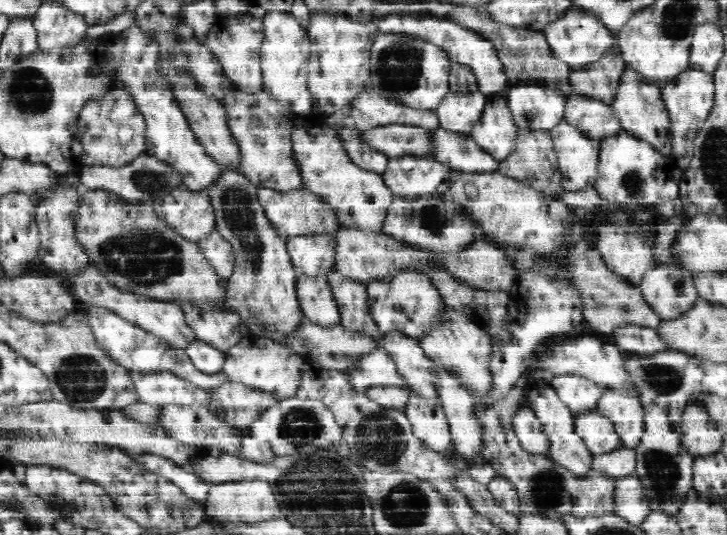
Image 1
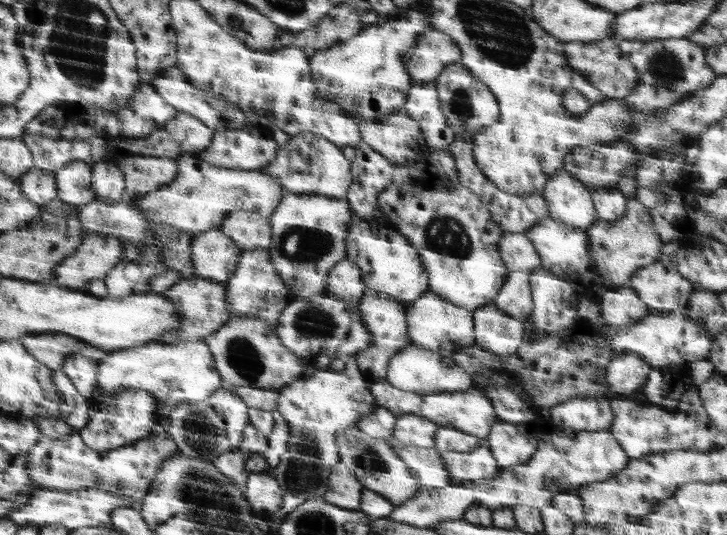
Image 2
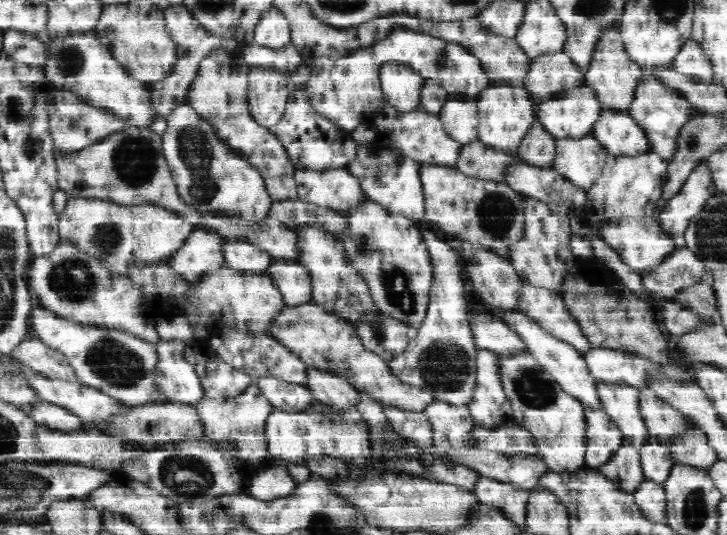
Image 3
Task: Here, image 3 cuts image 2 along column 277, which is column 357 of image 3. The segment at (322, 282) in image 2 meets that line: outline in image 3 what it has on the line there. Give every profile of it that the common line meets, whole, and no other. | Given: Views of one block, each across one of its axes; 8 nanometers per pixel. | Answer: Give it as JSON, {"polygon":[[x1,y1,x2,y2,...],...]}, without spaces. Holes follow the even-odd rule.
{"polygon":[[368,198,358,208,343,214,348,218,348,230,336,238,344,243,349,263,366,279,378,310,404,322,414,332,426,316,432,282,435,281,433,258,424,245,417,220,390,214,382,205]]}

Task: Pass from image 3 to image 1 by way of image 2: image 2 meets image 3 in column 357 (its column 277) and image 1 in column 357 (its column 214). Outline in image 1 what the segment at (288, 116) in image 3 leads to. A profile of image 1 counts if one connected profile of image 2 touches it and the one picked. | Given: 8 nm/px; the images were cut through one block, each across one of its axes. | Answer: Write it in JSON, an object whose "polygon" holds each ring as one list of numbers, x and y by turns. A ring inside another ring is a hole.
{"polygon":[[340,129,339,134,339,138,343,140,344,147,346,147,348,157,350,157,352,163,364,170,371,170,383,175,390,160,386,154,365,145,365,142,358,138,357,132,354,130]]}

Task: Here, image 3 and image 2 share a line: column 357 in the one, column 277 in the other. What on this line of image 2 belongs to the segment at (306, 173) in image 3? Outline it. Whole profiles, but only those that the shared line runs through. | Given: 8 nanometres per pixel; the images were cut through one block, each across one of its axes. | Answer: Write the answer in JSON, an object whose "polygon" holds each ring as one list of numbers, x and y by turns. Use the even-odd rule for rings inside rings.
{"polygon":[[183,153,176,158,180,170,170,185,132,199,152,223,164,223,189,233,205,233,220,228,226,216,237,210,255,212,264,217,281,204,285,191,278,178,263,174,259,169,230,169,210,165,197,157,197,153]]}

